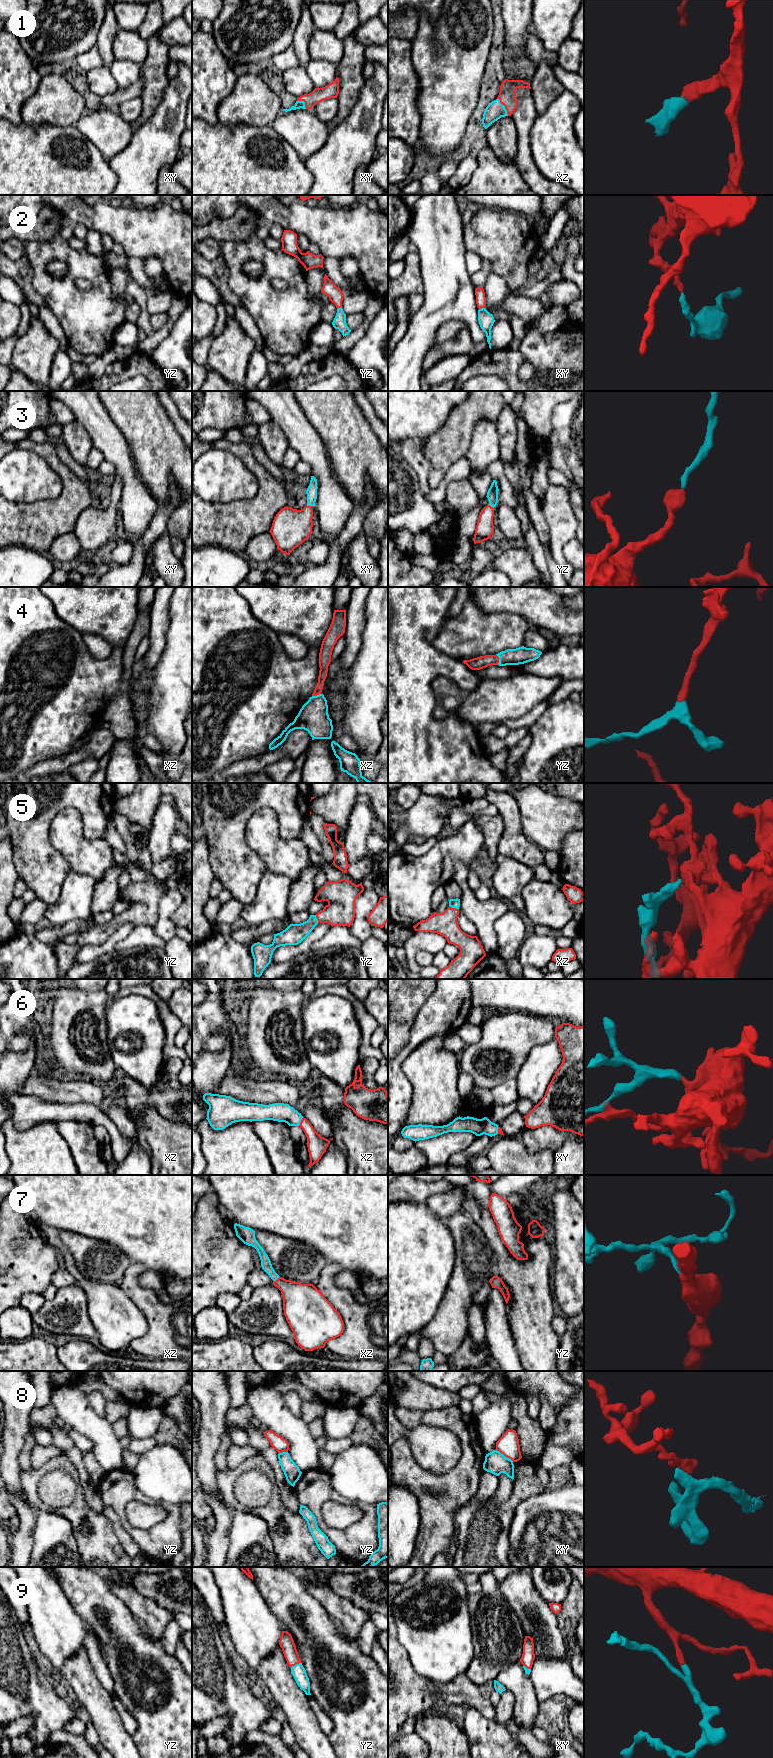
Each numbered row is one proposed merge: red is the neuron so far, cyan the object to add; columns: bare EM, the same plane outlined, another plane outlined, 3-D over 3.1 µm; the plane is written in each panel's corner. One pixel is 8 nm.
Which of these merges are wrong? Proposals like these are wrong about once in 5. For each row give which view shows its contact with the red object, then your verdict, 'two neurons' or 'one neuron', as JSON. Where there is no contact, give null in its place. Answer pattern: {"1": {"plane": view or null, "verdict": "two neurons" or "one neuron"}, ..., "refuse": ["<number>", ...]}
{"1": {"plane": "xz", "verdict": "one neuron"}, "2": {"plane": "xy", "verdict": "one neuron"}, "3": {"plane": "xy", "verdict": "one neuron"}, "4": {"plane": "yz", "verdict": "one neuron"}, "5": {"plane": "xz", "verdict": "one neuron"}, "6": {"plane": "xz", "verdict": "one neuron"}, "7": {"plane": "xz", "verdict": "one neuron"}, "8": {"plane": "xy", "verdict": "two neurons"}, "9": {"plane": "yz", "verdict": "one neuron"}, "refuse": ["8"]}

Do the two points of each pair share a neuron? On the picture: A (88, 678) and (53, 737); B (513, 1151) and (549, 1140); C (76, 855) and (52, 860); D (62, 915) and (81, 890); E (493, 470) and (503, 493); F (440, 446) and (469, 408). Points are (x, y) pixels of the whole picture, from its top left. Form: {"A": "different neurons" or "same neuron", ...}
{"A": "same neuron", "B": "different neurons", "C": "different neurons", "D": "same neuron", "E": "same neuron", "F": "same neuron"}

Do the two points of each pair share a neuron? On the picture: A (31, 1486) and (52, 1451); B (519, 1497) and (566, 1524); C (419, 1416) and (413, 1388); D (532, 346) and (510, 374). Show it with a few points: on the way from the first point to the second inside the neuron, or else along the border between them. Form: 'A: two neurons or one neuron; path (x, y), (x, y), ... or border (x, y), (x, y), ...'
A: two neurons; border (49, 1459), (39, 1467), (32, 1468)
B: two neurons; border (546, 1489), (523, 1500), (516, 1508), (512, 1520)
C: two neurons; border (398, 1407), (414, 1410), (441, 1409)
D: two neurons; border (518, 350), (528, 362)

